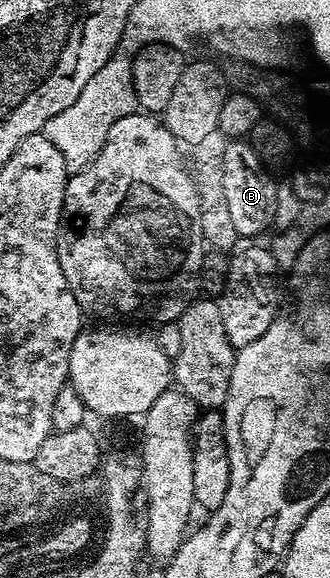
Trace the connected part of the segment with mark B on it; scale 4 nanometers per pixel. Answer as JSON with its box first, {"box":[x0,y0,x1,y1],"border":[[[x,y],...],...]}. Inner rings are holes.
{"box":[218,90,277,237],"border":[[[233,90],[222,101],[222,114],[218,117],[218,131],[222,136],[229,135],[236,139],[224,151],[224,157],[219,160],[223,172],[223,182],[226,188],[227,205],[230,208],[234,229],[240,237],[256,235],[259,231],[269,230],[272,214],[275,209],[277,180],[272,180],[273,172],[269,170],[252,147],[251,142],[244,143],[240,138],[251,136],[254,125],[262,118],[262,104],[246,91]]]}

